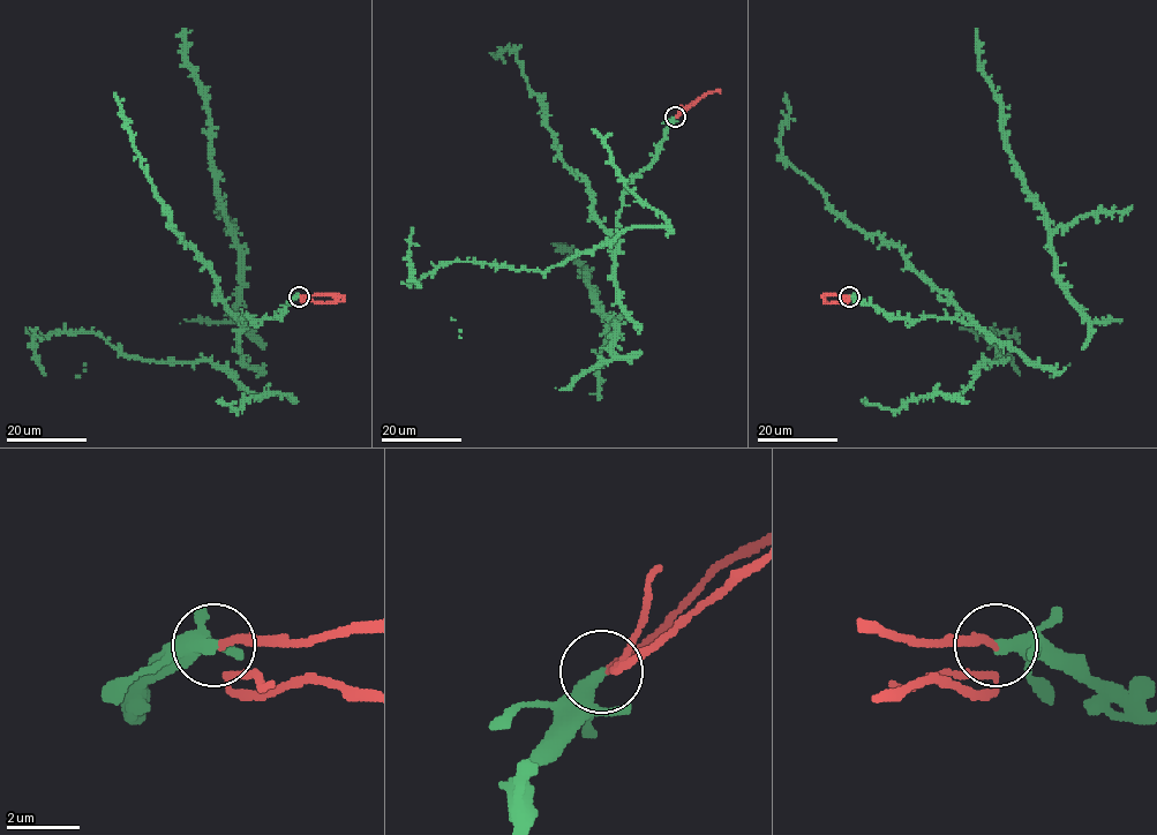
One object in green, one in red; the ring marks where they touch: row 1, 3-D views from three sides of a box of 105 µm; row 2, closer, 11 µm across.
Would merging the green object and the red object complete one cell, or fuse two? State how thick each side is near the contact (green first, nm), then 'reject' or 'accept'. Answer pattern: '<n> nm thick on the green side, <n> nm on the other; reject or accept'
280 nm thick on the green side, 130 nm on the other; reject

